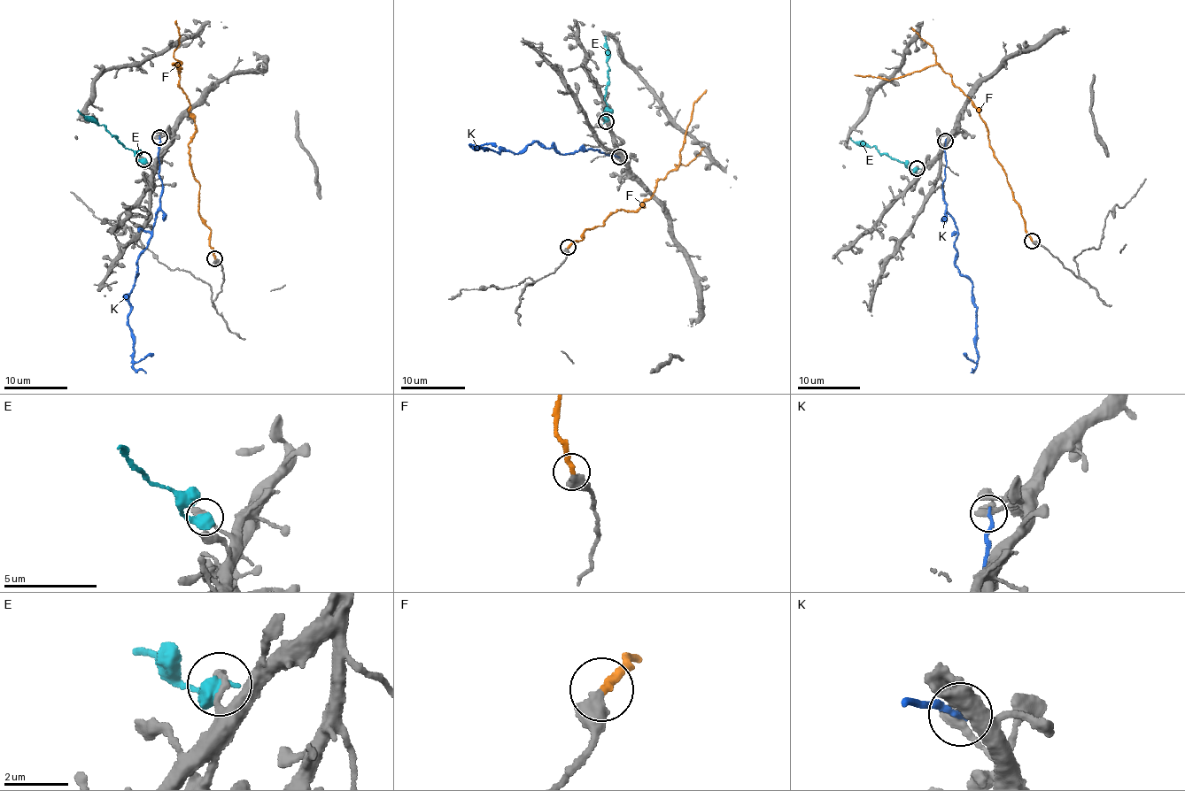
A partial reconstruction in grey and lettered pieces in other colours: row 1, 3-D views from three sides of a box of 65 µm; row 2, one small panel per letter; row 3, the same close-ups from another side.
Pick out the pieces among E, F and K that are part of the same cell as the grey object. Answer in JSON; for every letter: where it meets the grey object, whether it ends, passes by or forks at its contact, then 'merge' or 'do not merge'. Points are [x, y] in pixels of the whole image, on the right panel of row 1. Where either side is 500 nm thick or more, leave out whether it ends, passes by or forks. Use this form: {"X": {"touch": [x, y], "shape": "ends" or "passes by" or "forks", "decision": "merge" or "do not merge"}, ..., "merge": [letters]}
{"E": {"touch": [917, 168], "decision": "do not merge"}, "F": {"touch": [1032, 241], "shape": "ends", "decision": "merge"}, "K": {"touch": [945, 141], "shape": "ends", "decision": "do not merge"}, "merge": ["F"]}

